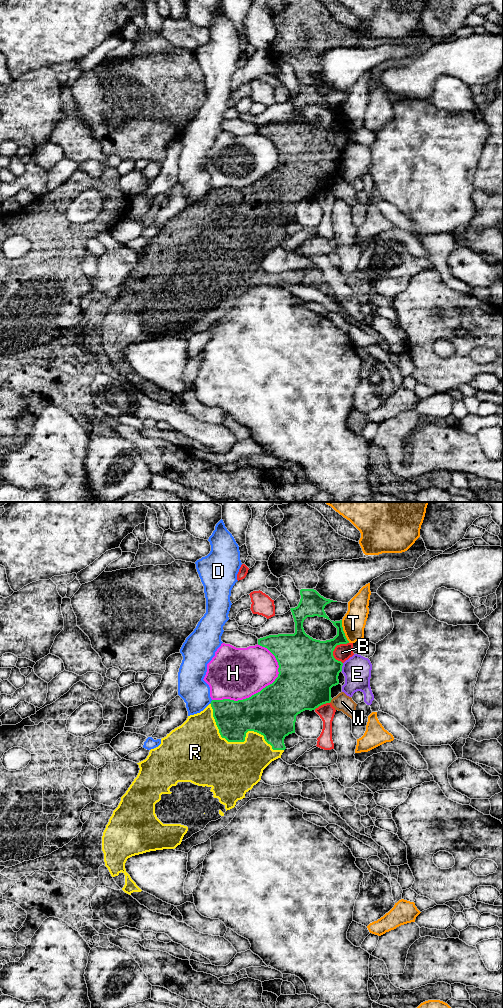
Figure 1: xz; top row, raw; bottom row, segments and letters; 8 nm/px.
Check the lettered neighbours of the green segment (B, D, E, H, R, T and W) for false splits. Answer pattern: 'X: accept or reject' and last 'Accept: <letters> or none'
B: reject
D: reject
E: reject
H: reject
R: accept
T: reject
W: reject
Accept: R

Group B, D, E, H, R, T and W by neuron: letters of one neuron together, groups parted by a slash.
B / D / E / H / R / T / W

